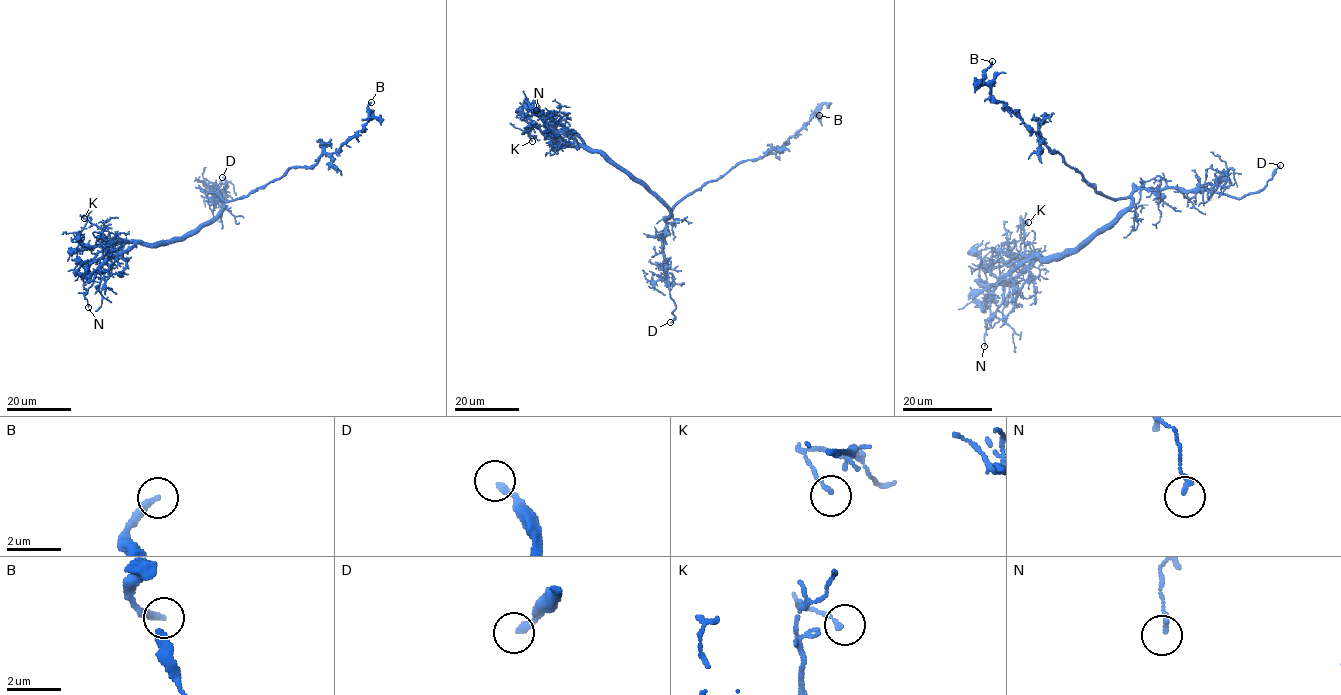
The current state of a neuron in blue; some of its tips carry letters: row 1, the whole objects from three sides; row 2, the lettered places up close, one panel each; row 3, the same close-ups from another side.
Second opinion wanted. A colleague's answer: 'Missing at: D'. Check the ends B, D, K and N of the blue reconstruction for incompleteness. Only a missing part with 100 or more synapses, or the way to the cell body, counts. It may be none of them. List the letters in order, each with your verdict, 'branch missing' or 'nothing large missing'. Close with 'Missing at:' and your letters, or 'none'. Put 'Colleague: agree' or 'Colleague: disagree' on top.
Colleague: agree
B: nothing large missing
D: branch missing
K: nothing large missing
N: nothing large missing
Missing at: D

